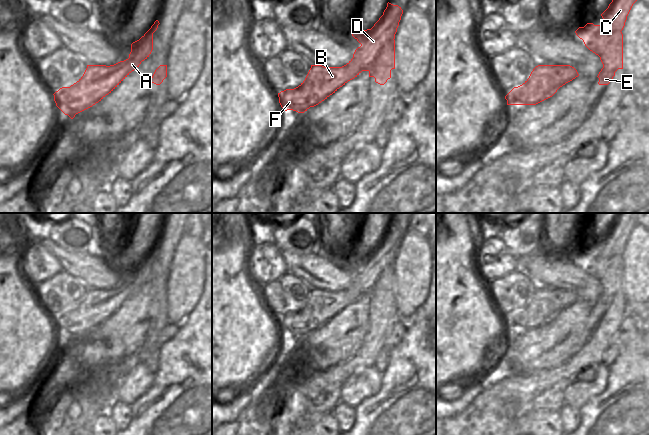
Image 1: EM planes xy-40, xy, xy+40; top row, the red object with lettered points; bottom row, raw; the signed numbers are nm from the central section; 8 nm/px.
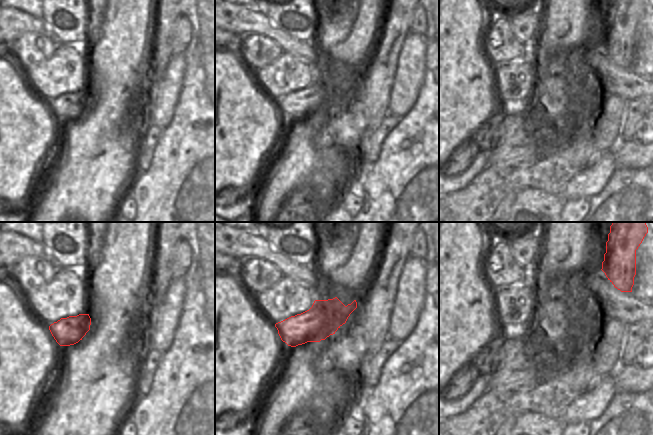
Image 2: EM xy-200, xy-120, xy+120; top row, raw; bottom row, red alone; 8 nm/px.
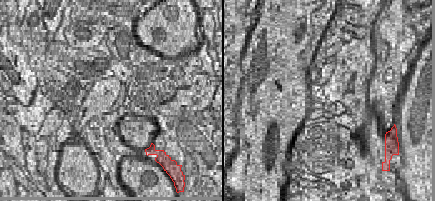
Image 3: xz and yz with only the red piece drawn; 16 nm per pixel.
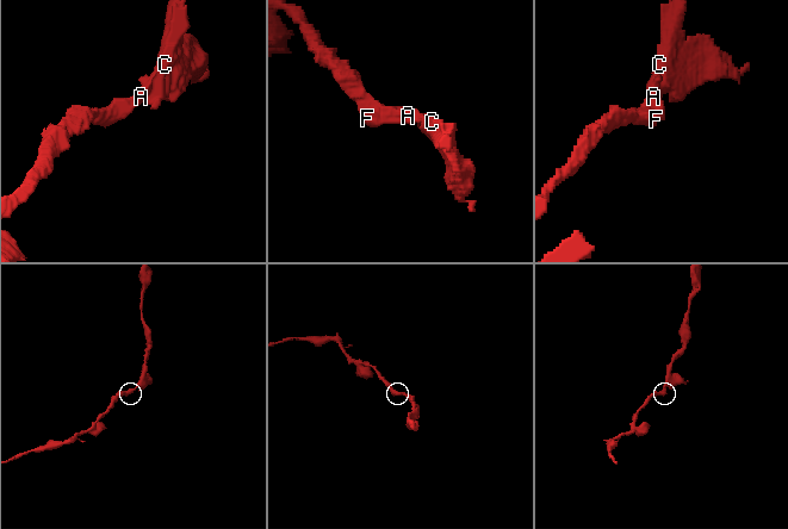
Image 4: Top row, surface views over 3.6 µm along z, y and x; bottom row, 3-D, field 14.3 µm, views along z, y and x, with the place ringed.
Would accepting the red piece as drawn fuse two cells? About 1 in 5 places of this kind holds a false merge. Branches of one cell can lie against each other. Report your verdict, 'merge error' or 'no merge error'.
merge error

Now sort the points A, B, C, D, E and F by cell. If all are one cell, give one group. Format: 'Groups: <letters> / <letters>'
Groups: A B C D F / E

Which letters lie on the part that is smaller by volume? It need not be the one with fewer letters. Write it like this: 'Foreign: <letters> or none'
Foreign: E

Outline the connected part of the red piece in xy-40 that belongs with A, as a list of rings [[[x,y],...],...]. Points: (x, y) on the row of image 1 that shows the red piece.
[[[156,20],[151,28],[131,44],[129,58],[114,65],[87,65],[83,76],[70,87],[56,91],[56,106],[71,119],[76,114],[92,107],[111,93],[153,50],[153,33],[157,30]]]

